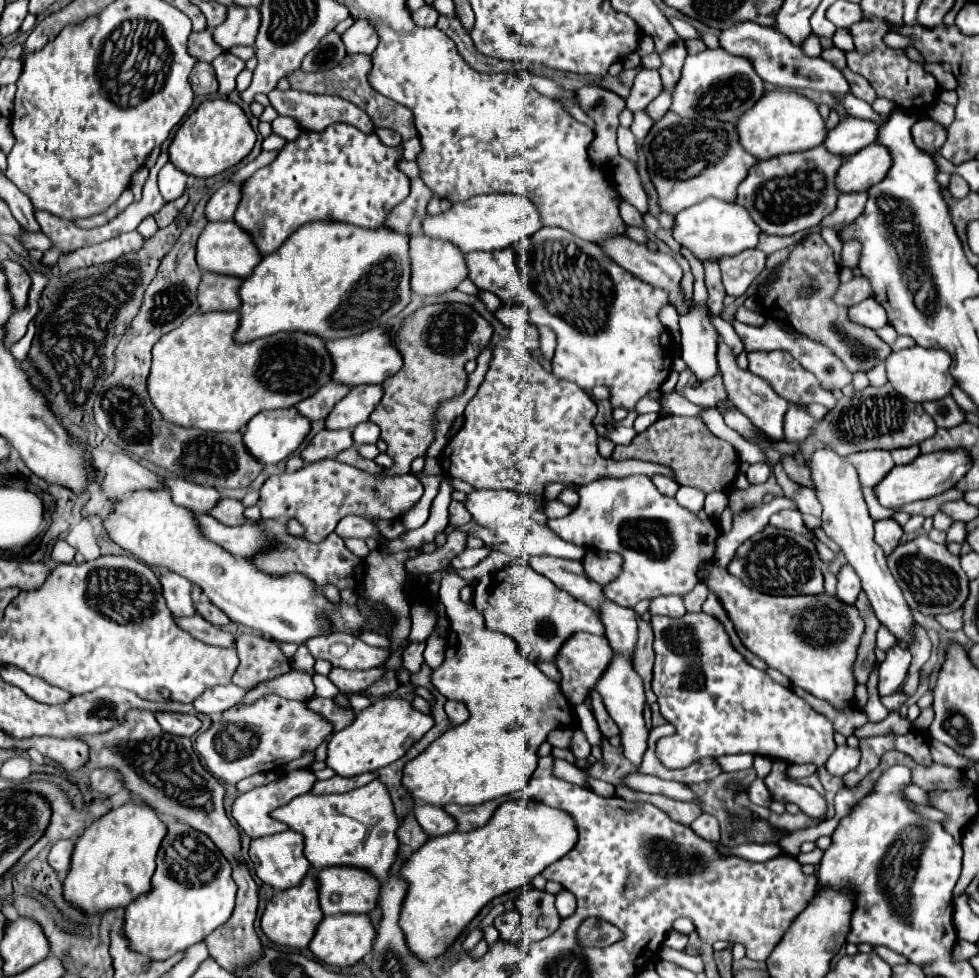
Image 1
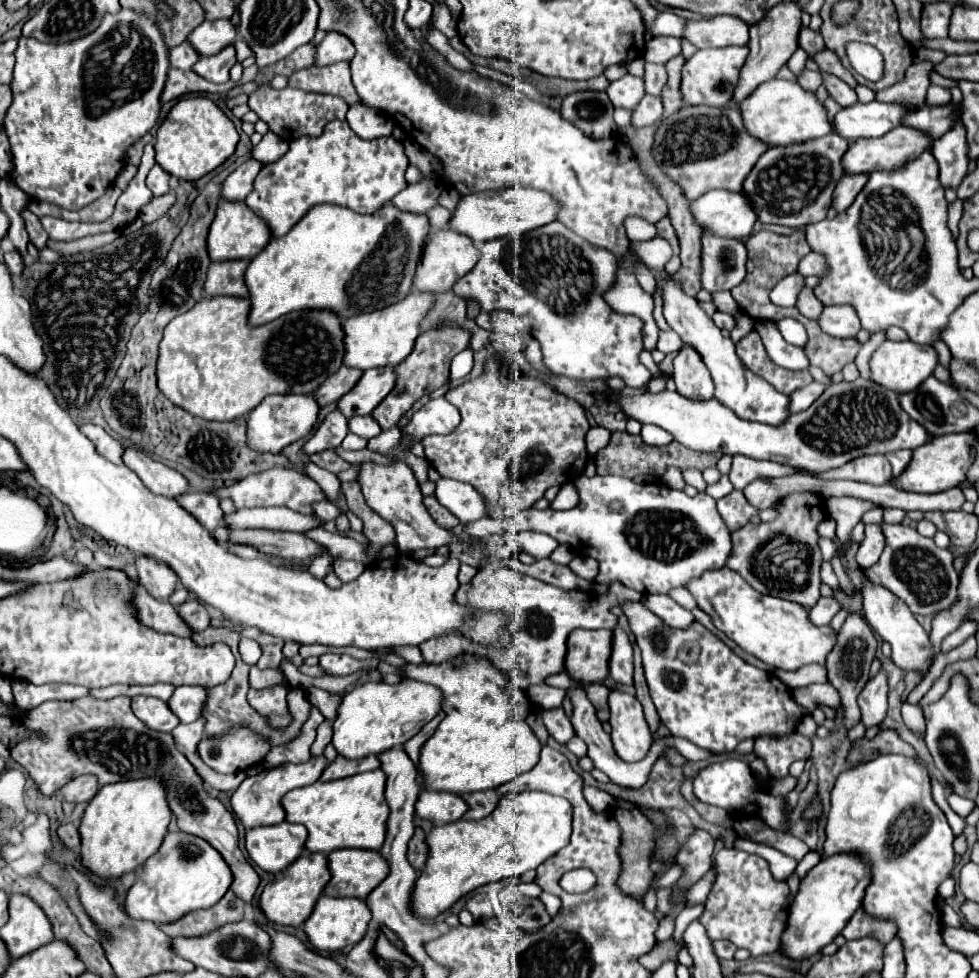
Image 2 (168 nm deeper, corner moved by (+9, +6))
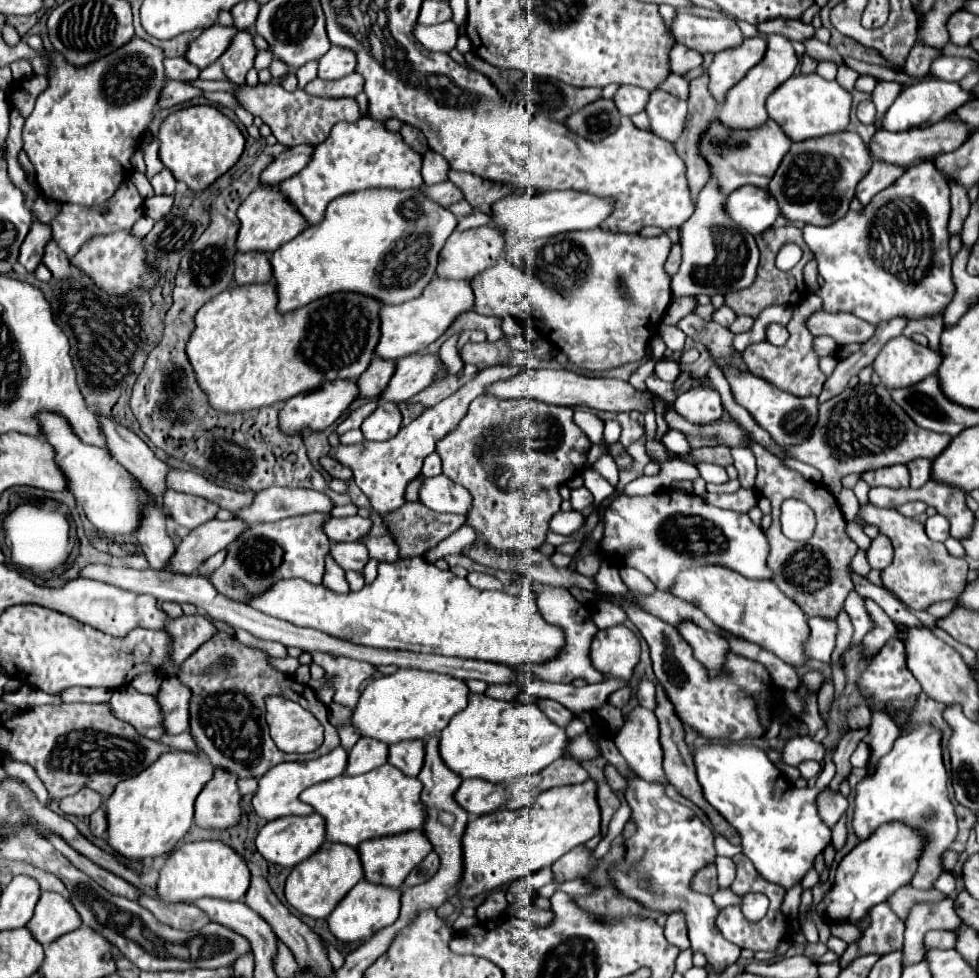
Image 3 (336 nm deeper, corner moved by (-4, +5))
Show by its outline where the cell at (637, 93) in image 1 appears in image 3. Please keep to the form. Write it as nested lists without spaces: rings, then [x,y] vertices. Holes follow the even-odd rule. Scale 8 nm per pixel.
[[[623,85],[619,87],[617,95],[613,97],[617,109],[621,115],[635,115],[635,113],[641,113],[649,101],[649,95],[651,91],[643,89],[643,87],[637,87],[637,85]]]

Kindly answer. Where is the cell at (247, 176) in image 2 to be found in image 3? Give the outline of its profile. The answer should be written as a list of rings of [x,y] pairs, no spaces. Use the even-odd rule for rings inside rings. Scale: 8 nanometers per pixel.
[[[311,145],[289,147],[271,165],[267,165],[267,169],[261,171],[261,177],[259,177],[261,185],[279,187],[281,181],[293,177],[295,173],[299,173],[307,165],[311,153],[313,153],[313,147]]]

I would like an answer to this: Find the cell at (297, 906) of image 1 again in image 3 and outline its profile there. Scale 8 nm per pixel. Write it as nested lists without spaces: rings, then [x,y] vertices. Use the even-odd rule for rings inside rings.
[[[325,841],[317,853],[293,867],[285,885],[285,899],[299,913],[311,919],[325,919],[335,909],[339,899],[343,899],[345,893],[349,893],[349,889],[361,879],[363,869],[357,857],[357,849],[347,849],[347,845],[335,845]]]

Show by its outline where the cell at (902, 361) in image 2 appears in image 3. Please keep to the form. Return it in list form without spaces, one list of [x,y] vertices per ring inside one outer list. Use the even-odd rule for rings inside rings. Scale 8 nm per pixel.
[[[901,335],[881,349],[873,369],[887,389],[901,389],[935,375],[941,361],[943,357],[931,347],[923,347]]]

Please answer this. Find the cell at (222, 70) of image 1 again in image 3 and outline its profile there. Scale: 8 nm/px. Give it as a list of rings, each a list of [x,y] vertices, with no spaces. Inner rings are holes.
[[[239,31],[231,41],[229,49],[209,67],[205,67],[199,79],[217,79],[217,77],[231,77],[233,83],[245,83],[247,71],[253,67],[253,59],[257,49],[253,45],[249,31]]]

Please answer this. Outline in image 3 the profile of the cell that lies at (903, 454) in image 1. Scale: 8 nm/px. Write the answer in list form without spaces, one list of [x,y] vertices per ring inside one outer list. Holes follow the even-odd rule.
[[[915,459],[907,463],[907,469],[911,473],[911,487],[921,487],[929,481],[931,475],[931,461],[927,459]]]

